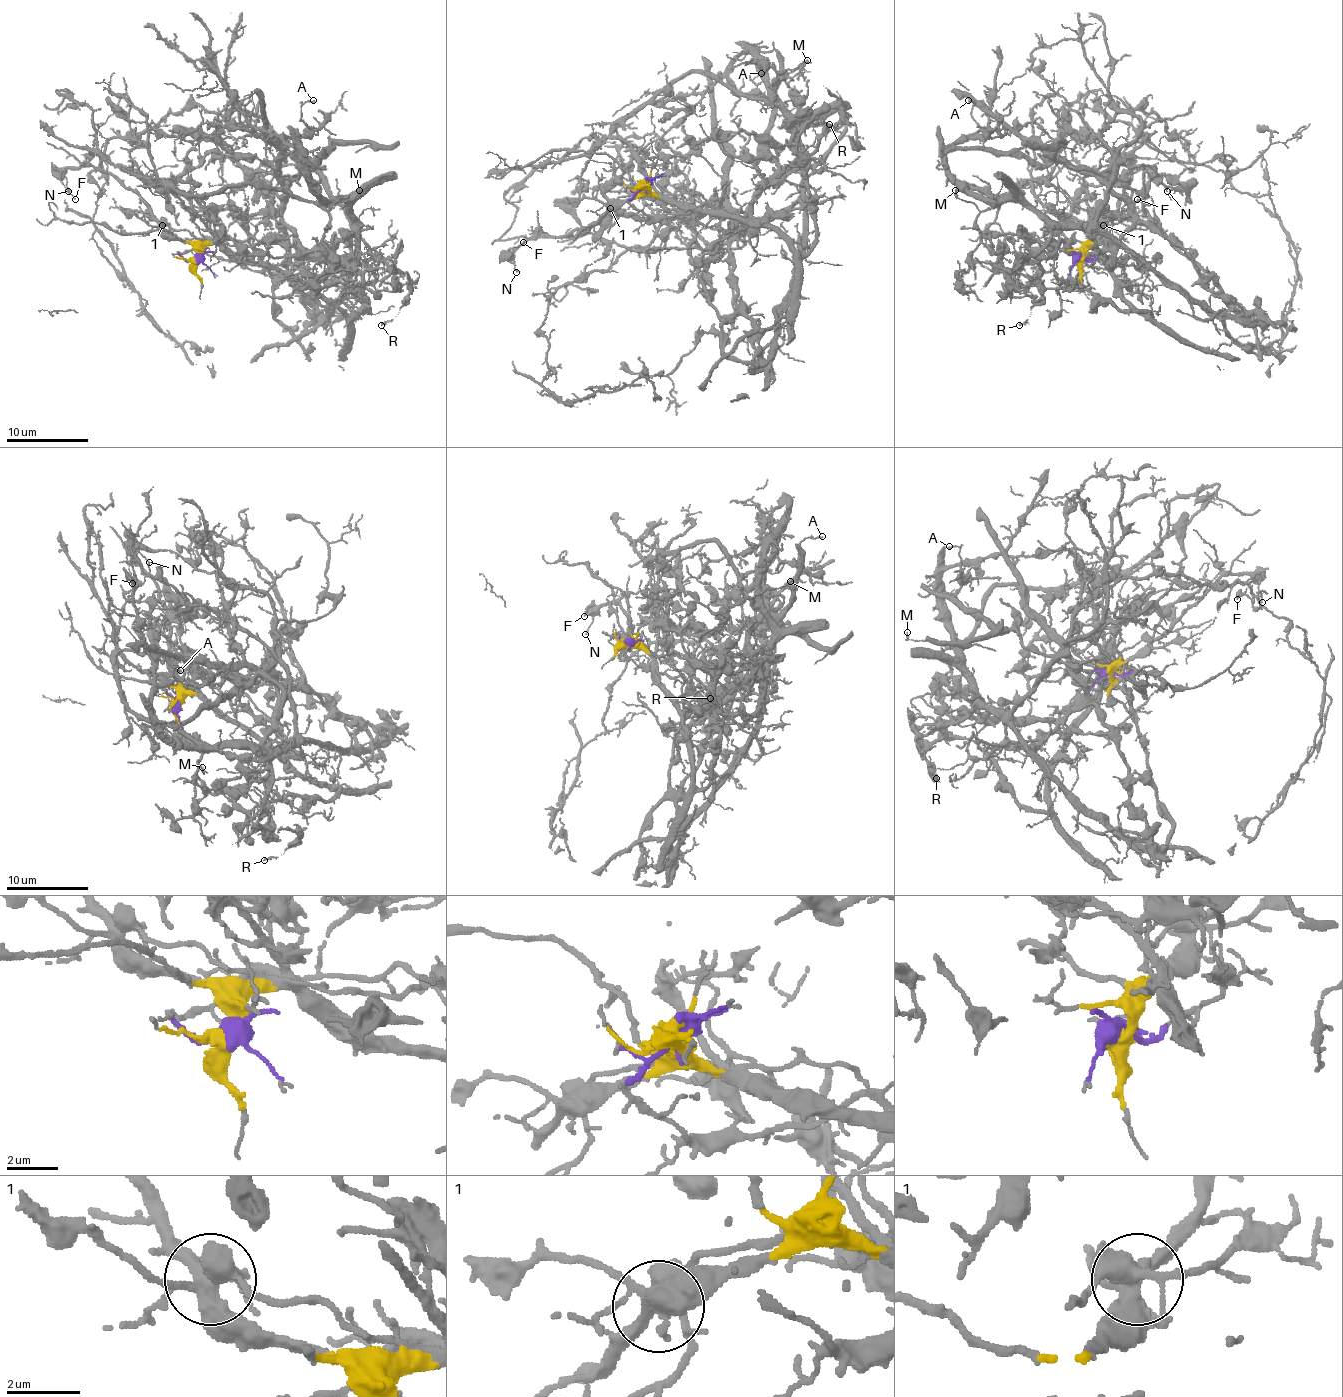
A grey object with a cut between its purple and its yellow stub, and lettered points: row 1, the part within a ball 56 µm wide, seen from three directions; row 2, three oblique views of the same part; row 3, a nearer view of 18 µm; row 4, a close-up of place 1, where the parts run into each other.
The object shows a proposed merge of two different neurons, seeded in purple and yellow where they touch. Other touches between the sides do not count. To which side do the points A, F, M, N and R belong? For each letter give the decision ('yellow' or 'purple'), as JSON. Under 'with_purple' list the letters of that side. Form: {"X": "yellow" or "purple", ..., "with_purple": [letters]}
{"A": "purple", "F": "yellow", "M": "purple", "N": "yellow", "R": "purple", "with_purple": ["A", "M", "R"]}

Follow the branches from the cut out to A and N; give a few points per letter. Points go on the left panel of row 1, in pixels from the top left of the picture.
A: (195, 259), (181, 255), (203, 242), (330, 253), (358, 234), (281, 138), (307, 128), (313, 100)
N: (195, 259), (197, 251), (185, 240), (171, 236), (138, 196), (93, 167), (65, 171), (69, 191)

